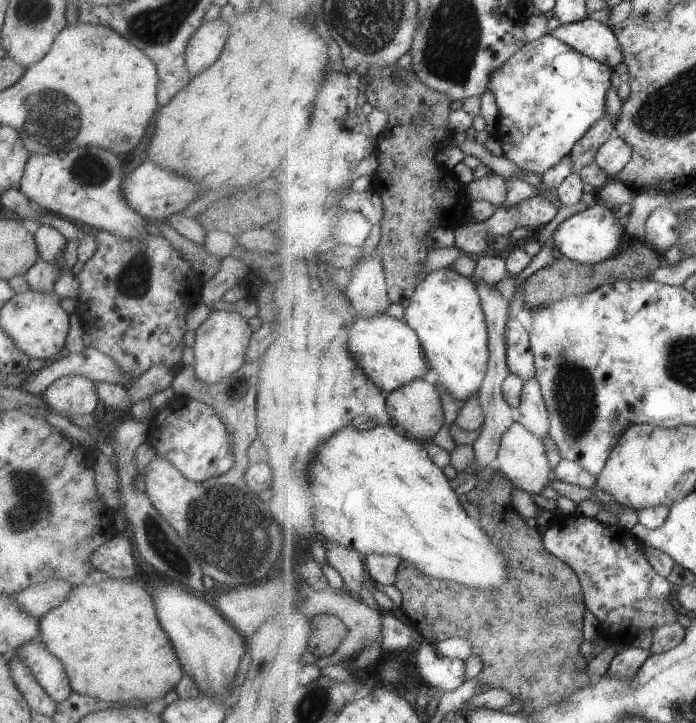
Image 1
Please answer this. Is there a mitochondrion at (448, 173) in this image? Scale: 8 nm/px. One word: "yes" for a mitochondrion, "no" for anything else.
no

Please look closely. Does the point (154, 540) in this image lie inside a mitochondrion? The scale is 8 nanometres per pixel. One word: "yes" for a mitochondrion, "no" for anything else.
yes

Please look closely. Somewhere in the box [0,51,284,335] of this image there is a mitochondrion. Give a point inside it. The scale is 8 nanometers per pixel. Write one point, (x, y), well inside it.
(51, 115)

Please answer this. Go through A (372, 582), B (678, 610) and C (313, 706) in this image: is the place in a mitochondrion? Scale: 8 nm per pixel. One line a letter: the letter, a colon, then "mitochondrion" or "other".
A: other
B: other
C: mitochondrion

